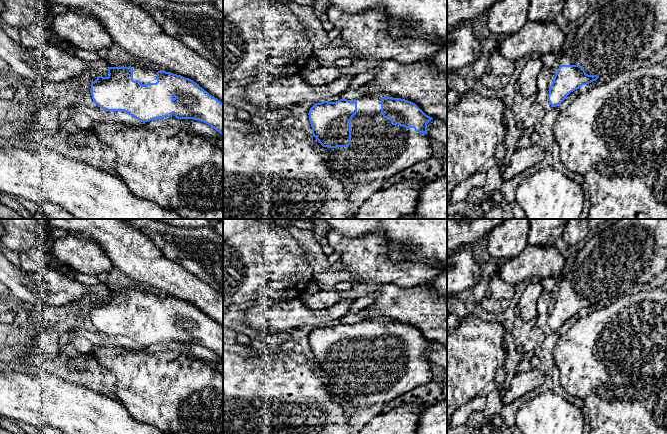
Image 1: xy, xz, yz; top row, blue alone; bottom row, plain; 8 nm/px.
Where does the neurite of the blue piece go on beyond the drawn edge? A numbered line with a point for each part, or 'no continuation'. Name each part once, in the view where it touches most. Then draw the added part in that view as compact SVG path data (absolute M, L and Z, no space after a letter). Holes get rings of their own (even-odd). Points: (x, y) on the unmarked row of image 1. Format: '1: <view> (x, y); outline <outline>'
1: xz (378, 373); outline M362 321L356 324L357 337L351 343L351 368L337 372L319 369L319 374L328 380L328 387L335 391L345 403L351 403L353 407L359 409L367 408L373 403L394 403L399 396L433 380L428 358L418 357L411 351L392 349L389 342L383 341L381 322Z

